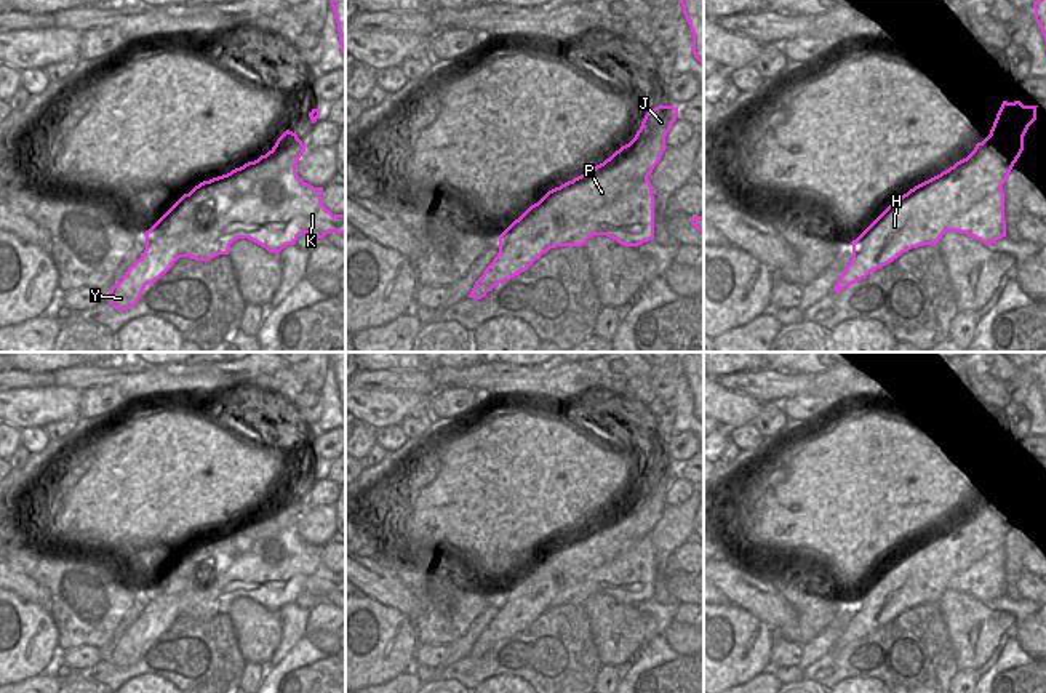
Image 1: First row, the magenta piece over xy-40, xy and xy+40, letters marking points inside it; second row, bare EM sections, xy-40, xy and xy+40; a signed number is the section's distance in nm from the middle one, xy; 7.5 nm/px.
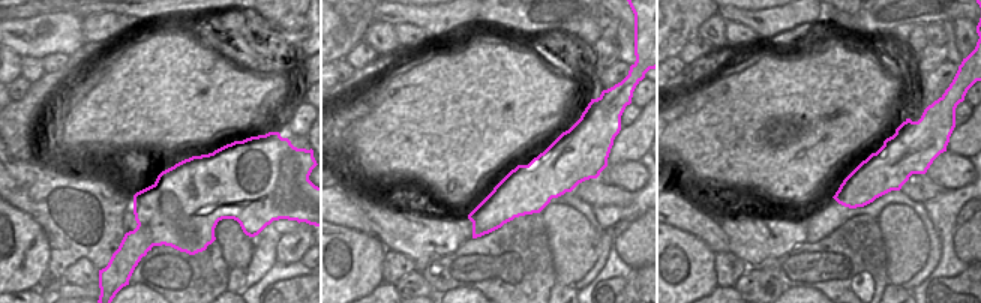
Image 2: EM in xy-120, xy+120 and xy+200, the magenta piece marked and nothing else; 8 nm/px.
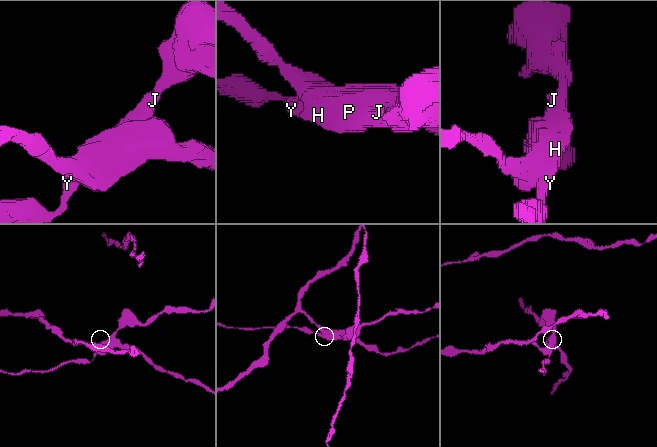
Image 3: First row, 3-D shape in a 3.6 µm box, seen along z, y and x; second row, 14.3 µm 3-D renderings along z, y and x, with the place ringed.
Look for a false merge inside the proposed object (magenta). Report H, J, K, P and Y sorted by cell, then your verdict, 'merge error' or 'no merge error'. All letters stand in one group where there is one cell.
H J P Y / K; merge error

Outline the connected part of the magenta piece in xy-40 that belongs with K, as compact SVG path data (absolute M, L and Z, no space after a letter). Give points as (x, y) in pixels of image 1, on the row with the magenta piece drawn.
M289 168L269 181L258 181L237 202L230 198L234 182L227 174L203 181L182 197L197 208L197 226L187 234L187 256L195 261L210 261L229 254L230 245L248 238L269 253L278 254L285 246L294 245L301 234L323 238L329 232L345 235L345 214L333 214L321 202L323 187L304 182L296 168Z

